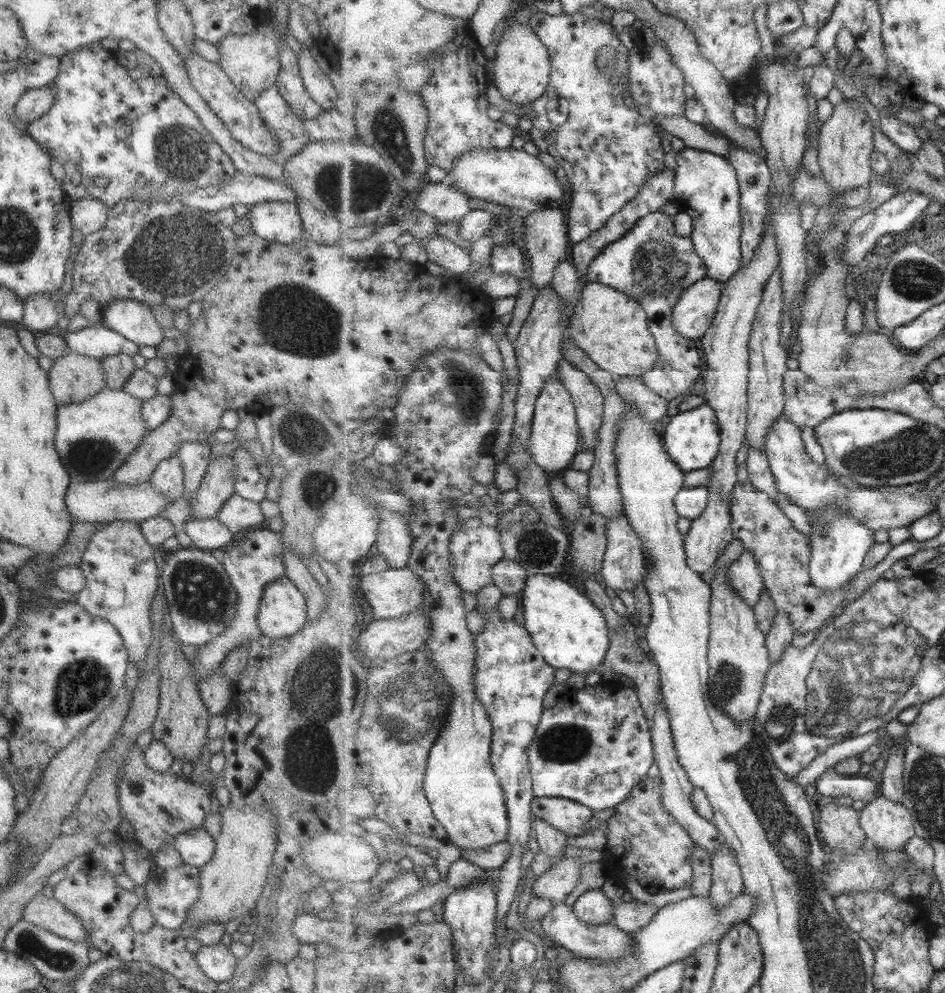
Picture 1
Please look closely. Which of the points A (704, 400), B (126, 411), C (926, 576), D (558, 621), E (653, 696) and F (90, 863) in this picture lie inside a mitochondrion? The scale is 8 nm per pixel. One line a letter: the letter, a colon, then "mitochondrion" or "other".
A: other
B: other
C: other
D: other
E: other
F: other

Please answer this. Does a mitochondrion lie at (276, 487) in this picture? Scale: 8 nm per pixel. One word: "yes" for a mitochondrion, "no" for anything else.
no

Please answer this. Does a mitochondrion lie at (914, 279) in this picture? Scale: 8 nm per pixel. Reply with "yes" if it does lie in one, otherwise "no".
yes

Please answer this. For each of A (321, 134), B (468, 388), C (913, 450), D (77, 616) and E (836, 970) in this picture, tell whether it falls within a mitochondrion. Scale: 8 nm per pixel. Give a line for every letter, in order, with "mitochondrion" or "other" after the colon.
A: other
B: mitochondrion
C: mitochondrion
D: other
E: mitochondrion

